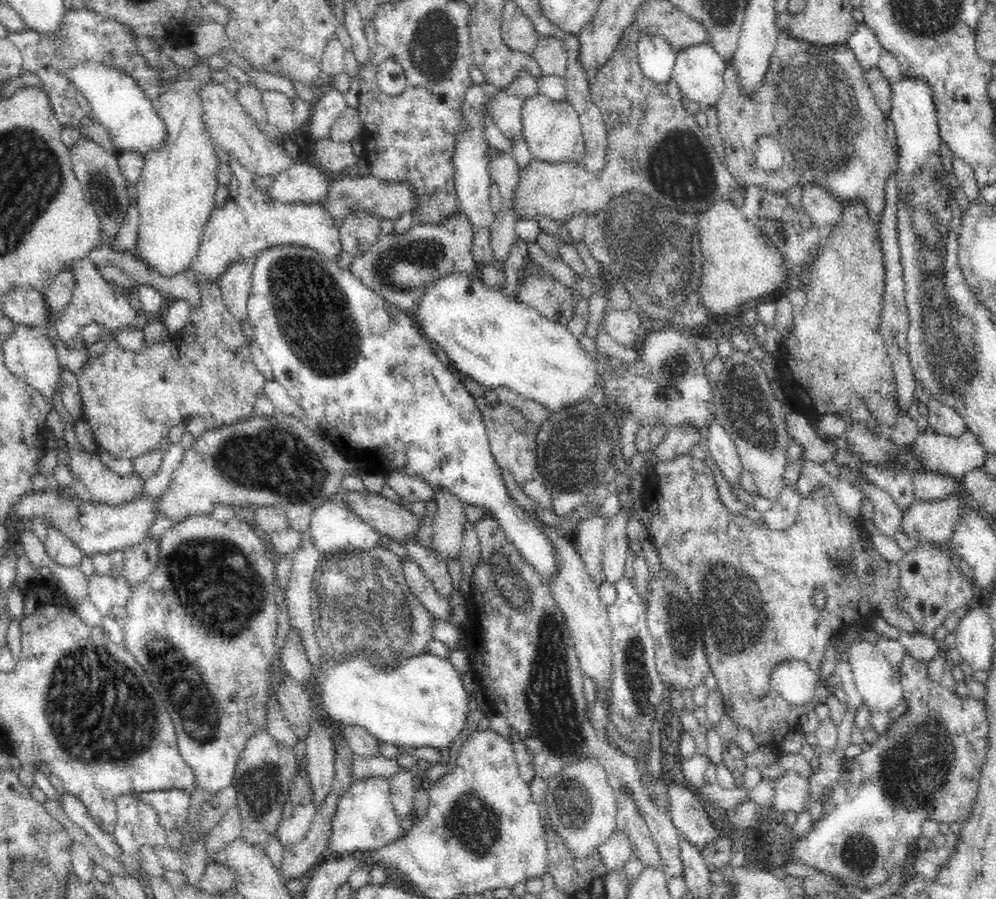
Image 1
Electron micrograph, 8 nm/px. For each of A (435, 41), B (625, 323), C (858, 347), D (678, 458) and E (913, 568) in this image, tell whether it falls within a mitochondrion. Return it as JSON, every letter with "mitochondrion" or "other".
{"A":"mitochondrion","B":"other","C":"other","D":"other","E":"other"}

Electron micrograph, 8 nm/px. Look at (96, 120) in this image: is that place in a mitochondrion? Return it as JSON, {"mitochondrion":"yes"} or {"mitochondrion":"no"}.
{"mitochondrion":"no"}

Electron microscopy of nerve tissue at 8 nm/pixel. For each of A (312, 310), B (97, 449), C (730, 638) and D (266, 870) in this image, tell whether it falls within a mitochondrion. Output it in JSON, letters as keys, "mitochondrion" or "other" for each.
{"A":"mitochondrion","B":"other","C":"mitochondrion","D":"other"}

